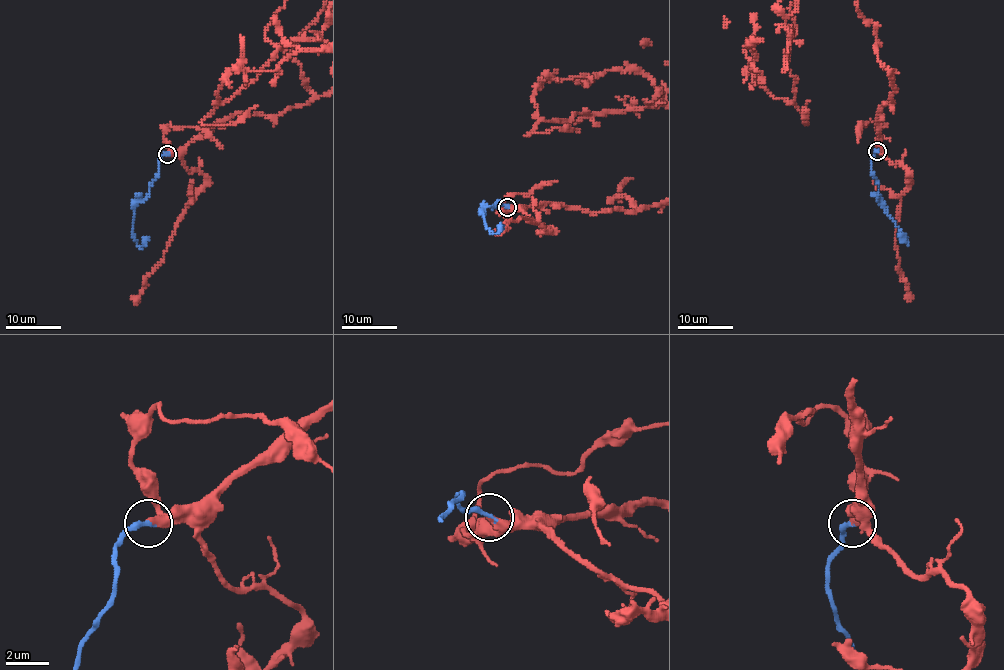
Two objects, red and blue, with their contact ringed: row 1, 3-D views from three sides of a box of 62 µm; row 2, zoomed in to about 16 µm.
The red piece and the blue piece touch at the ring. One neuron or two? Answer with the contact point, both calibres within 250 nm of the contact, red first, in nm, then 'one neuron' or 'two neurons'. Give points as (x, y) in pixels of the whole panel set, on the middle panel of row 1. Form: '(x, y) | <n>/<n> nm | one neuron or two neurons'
(507, 207) | 280/240 nm | one neuron

